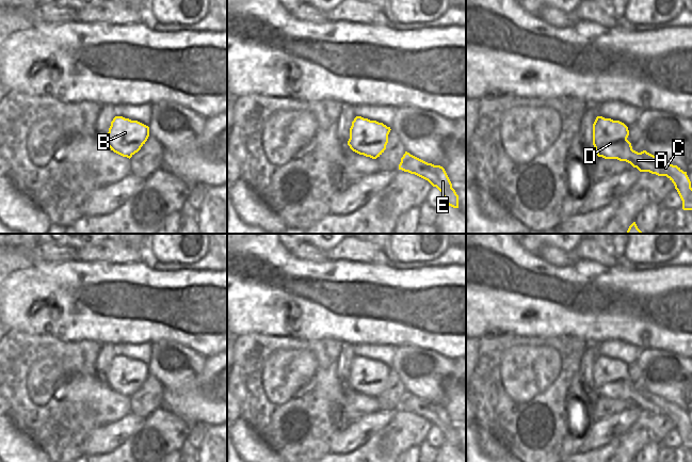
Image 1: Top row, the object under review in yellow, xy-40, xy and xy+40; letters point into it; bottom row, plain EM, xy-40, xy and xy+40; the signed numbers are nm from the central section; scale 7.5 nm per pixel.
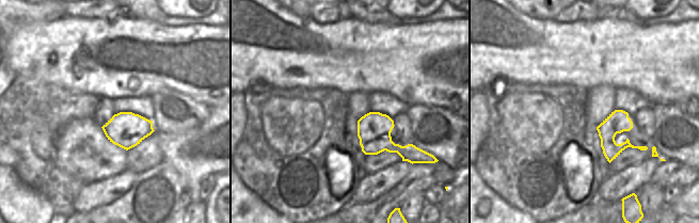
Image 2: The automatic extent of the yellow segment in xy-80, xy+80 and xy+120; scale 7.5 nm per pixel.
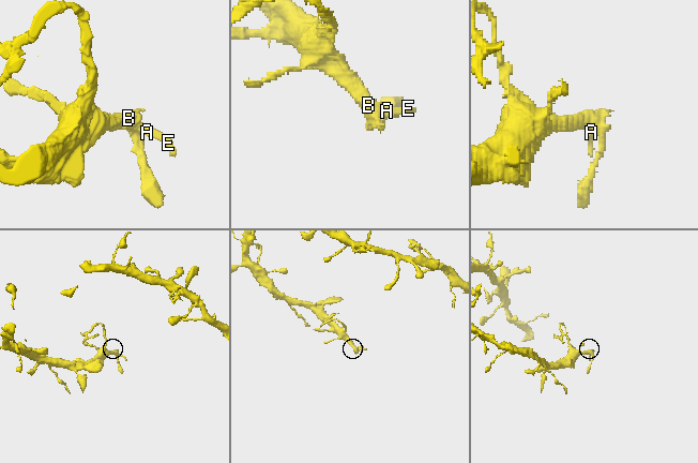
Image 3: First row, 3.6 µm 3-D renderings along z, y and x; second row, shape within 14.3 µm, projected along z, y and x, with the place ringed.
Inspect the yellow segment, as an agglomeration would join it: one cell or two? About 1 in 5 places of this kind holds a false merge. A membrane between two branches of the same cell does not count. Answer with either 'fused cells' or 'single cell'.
single cell

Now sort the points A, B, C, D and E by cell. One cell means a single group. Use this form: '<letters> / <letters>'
A B C D E

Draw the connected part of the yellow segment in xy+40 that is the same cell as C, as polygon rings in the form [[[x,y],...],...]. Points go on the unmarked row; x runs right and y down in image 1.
[[[597,355],[593,363],[593,384],[598,396],[626,400],[640,411],[666,415],[682,440],[682,448],[692,449],[692,427],[687,411],[646,389],[633,389],[628,375],[628,366],[619,360]]]

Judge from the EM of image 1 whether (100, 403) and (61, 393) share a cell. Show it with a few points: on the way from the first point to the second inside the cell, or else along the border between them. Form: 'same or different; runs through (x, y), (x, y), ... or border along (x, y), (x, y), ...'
same; runs through (91, 394), (70, 393)

